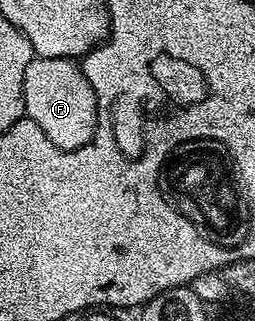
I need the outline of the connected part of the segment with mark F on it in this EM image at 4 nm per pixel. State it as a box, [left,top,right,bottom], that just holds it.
[22,56,99,152]

